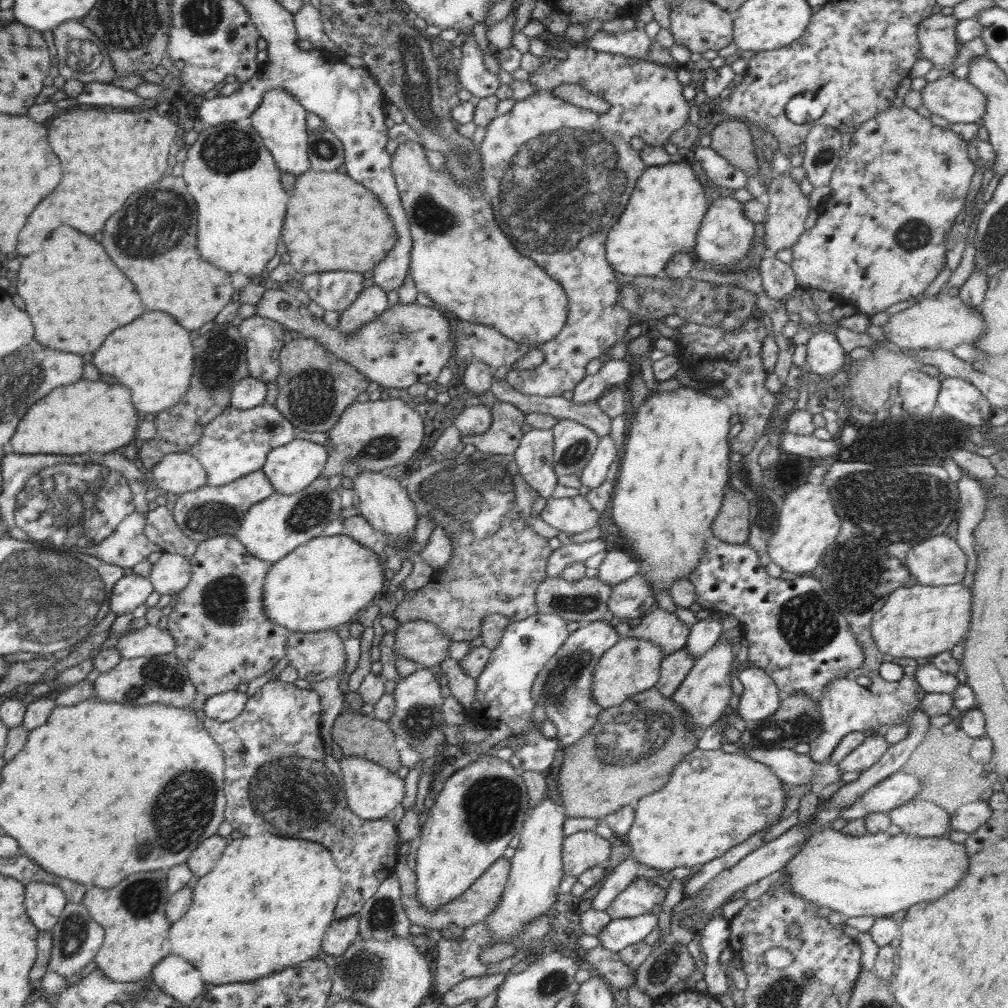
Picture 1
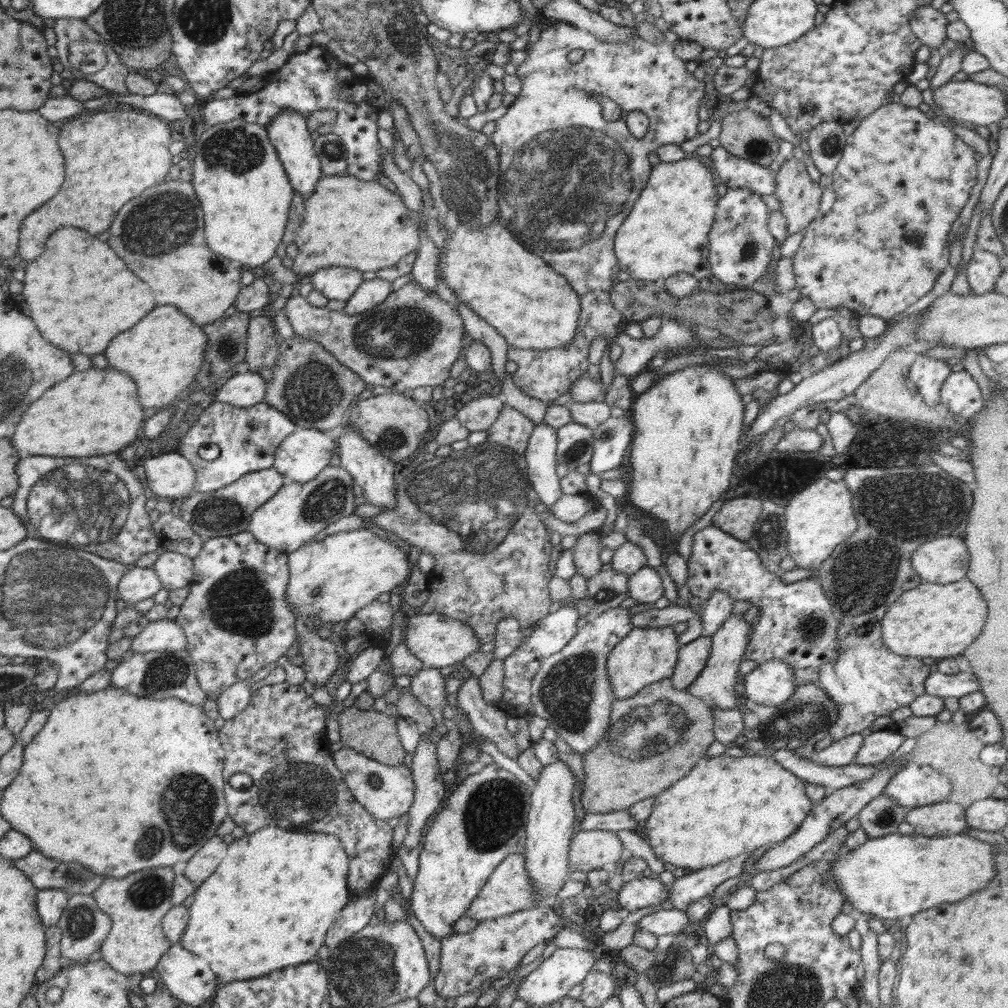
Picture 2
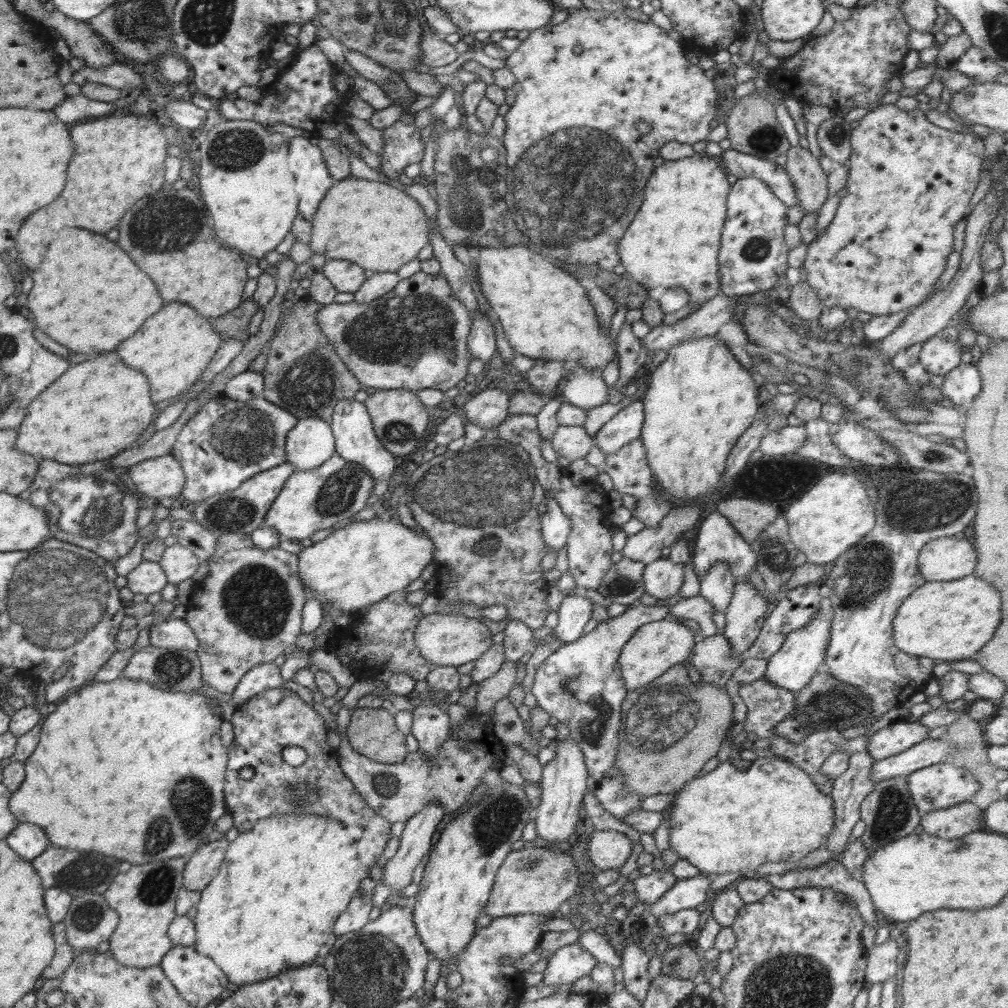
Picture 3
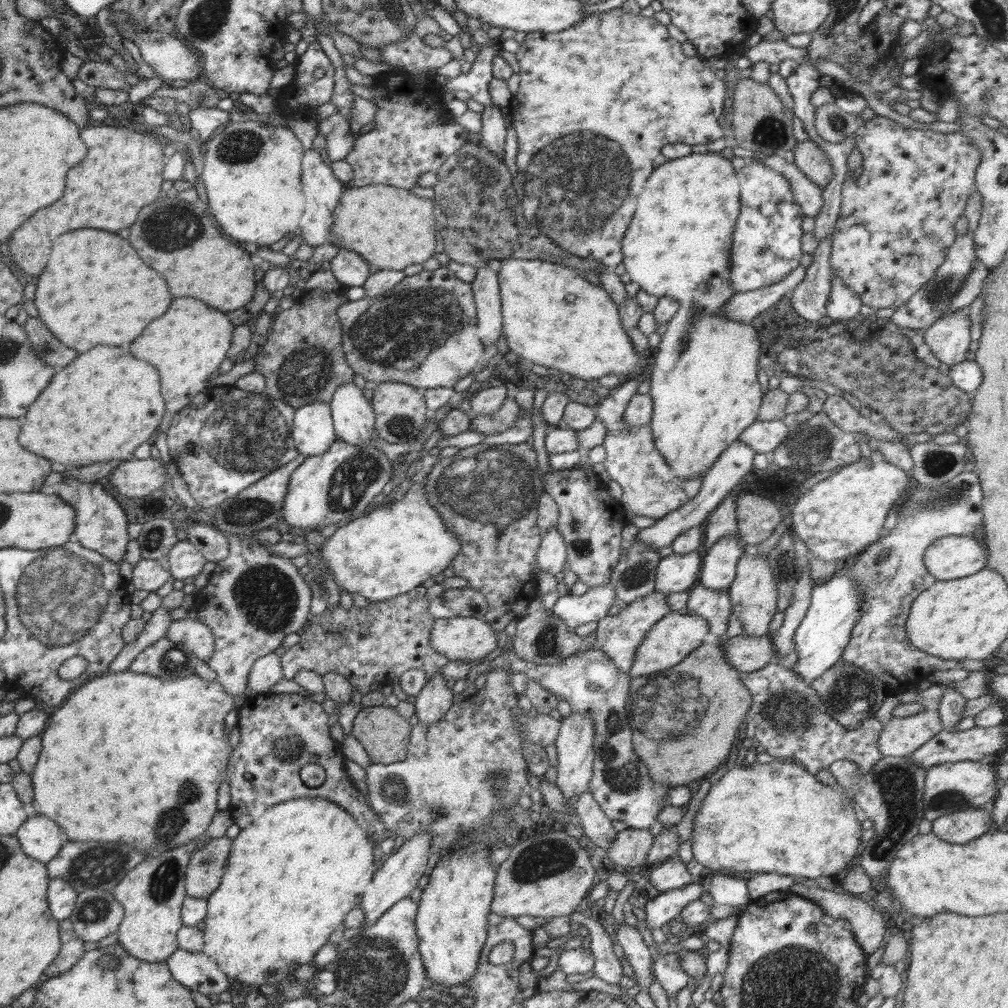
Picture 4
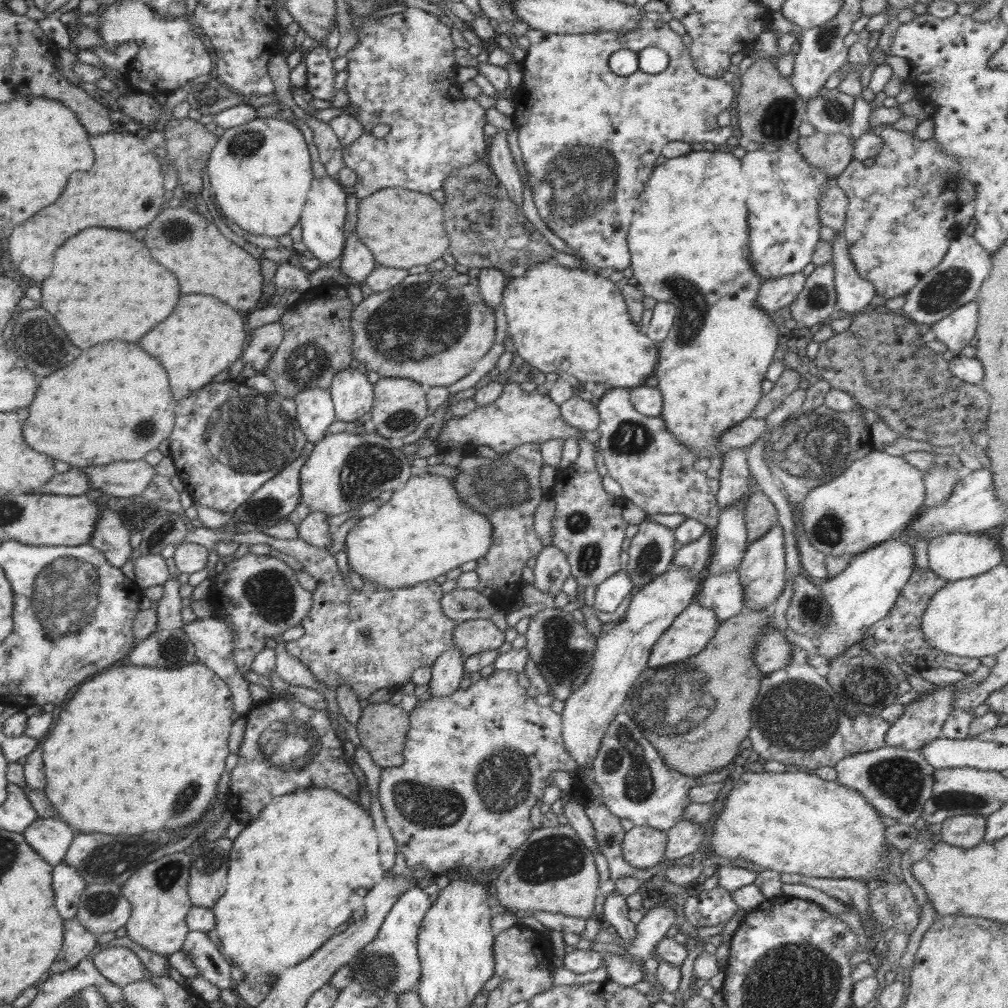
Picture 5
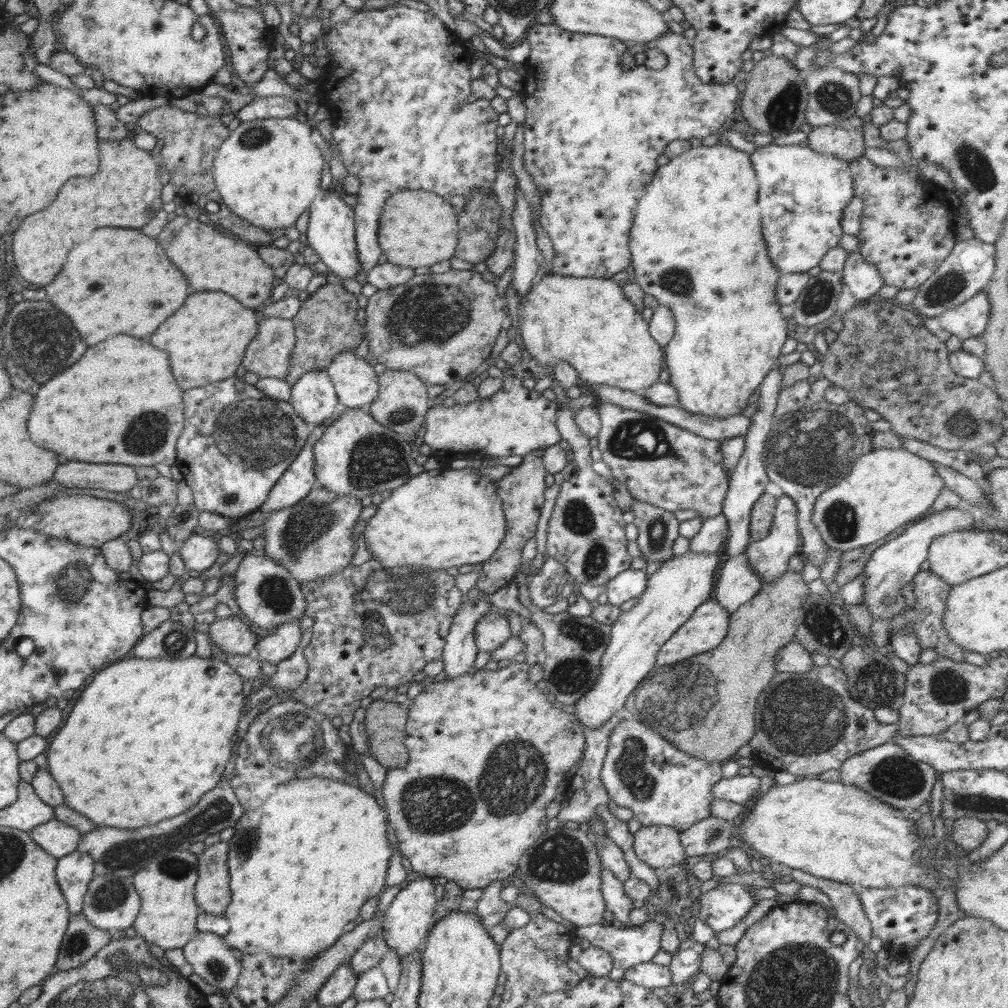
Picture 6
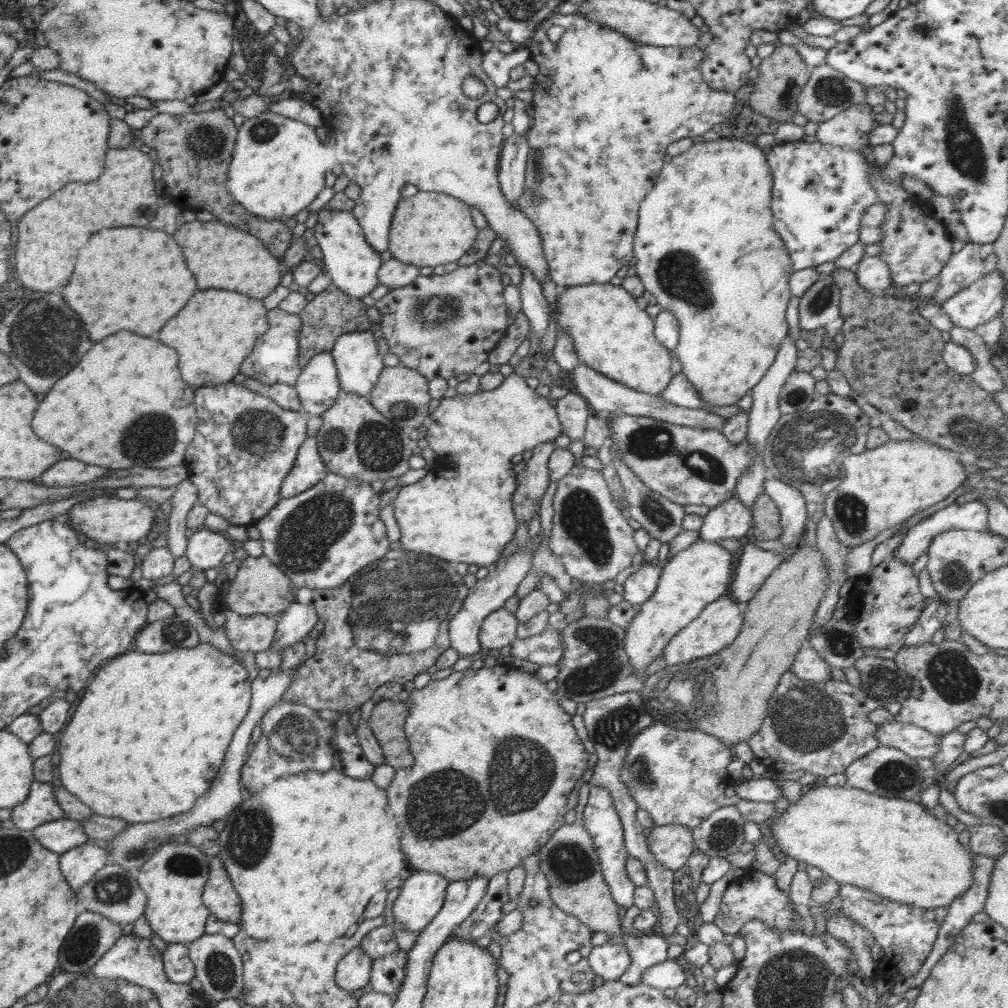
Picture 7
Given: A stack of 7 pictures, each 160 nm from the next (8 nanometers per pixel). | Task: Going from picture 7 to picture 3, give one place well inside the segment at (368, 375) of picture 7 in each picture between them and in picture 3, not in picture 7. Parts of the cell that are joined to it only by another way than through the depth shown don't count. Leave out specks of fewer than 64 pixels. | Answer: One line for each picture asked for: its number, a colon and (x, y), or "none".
3: (355, 441)
4: (353, 419)
5: (352, 394)
6: (356, 384)

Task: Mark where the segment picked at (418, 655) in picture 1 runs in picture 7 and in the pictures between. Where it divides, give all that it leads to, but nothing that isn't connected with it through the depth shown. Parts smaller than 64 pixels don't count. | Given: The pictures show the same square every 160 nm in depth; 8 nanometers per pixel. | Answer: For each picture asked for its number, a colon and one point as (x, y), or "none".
2: (438, 641)
3: (446, 639)
4: (460, 638)
5: (473, 636)
6: (492, 630)
7: (498, 629)

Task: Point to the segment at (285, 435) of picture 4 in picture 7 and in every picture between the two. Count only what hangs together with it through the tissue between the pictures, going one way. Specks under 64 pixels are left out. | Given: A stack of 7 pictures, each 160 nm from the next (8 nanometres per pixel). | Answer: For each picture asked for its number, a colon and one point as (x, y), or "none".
5: (228, 439)
6: (236, 442)
7: (245, 444)

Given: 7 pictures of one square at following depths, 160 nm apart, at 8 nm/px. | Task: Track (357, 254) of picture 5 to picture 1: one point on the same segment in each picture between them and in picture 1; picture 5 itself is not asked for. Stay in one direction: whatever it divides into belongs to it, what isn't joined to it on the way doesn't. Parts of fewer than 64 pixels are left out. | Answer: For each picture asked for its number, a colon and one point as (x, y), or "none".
1: (333, 290)
2: (336, 283)
3: (345, 276)
4: (349, 268)

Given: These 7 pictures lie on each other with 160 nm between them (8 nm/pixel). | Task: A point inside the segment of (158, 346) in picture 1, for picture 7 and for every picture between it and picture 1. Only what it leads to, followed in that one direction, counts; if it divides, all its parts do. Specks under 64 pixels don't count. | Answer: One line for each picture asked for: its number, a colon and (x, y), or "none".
2: (163, 352)
3: (180, 342)
4: (186, 345)
5: (203, 336)
6: (206, 339)
7: (216, 330)

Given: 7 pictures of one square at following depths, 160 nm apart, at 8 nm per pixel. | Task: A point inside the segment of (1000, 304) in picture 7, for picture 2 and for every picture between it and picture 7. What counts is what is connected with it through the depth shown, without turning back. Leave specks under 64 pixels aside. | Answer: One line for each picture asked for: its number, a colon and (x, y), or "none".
2: (927, 375)
3: (938, 356)
4: (948, 337)
5: (956, 330)
6: (969, 319)

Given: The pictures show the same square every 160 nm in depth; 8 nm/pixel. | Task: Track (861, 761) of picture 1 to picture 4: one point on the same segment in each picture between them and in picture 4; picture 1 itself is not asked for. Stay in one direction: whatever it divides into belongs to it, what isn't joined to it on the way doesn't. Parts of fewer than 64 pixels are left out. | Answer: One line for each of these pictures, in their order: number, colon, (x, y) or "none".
2: (879, 745)
3: (897, 737)
4: (901, 736)

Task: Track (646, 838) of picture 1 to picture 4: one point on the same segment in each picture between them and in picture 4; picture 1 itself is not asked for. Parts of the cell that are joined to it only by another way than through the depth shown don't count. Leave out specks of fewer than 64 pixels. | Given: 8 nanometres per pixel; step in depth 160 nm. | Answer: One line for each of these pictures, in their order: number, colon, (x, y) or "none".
2: (724, 806)
3: (736, 817)
4: (776, 817)

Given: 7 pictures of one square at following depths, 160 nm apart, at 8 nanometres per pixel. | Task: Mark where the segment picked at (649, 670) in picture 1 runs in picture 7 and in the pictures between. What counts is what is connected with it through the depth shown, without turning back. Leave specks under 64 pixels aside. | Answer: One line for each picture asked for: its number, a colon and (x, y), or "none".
2: (644, 656)
3: (655, 647)
4: (676, 634)
5: (693, 628)
6: (708, 626)
7: (718, 624)

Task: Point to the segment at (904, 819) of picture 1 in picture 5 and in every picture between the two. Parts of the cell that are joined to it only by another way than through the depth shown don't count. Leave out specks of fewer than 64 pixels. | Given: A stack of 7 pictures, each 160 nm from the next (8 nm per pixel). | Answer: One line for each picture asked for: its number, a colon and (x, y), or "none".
2: (940, 819)
3: (954, 822)
4: (961, 827)
5: (966, 831)

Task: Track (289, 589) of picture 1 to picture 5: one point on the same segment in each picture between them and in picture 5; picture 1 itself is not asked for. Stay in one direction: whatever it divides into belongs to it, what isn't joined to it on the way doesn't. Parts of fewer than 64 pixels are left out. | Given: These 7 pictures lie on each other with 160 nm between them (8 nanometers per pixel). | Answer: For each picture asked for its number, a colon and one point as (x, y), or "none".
2: (348, 570)
3: (357, 565)
4: (386, 552)
5: (424, 530)

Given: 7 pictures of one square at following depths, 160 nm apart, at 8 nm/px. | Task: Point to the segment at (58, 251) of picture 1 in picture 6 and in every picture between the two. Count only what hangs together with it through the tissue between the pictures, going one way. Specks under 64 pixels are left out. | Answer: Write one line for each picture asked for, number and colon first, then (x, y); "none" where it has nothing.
2: (81, 295)
3: (88, 295)
4: (95, 290)
5: (105, 285)
6: (119, 281)

